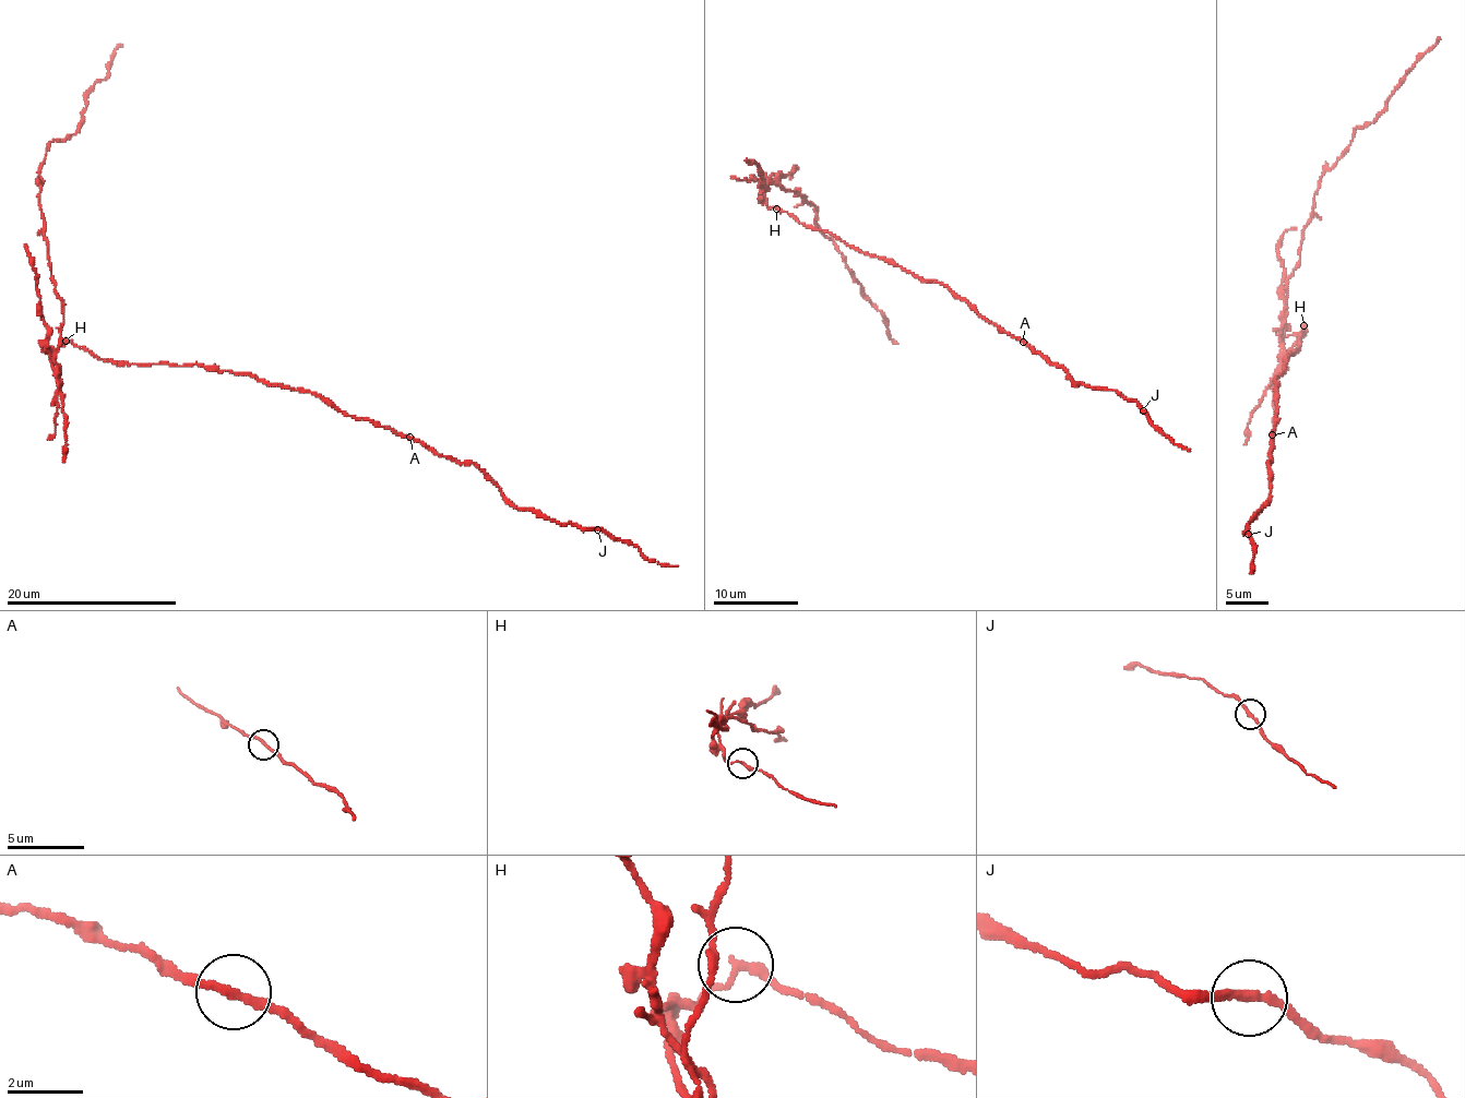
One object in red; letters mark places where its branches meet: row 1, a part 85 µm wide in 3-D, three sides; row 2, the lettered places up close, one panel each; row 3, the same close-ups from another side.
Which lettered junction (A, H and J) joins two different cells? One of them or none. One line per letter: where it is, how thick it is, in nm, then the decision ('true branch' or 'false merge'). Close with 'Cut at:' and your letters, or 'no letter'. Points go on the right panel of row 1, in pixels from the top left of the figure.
A: (1272, 434) | 190 nm | true branch
H: (1303, 325) | 190 nm | false merge
J: (1248, 534) | 200 nm | true branch
Cut at: H

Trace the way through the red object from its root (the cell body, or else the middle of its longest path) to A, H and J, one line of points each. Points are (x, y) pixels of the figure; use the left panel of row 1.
A: (186, 363), (243, 372), (275, 385), (313, 392), (345, 414), (409, 437)
H: (186, 363), (114, 363), (66, 339)
J: (186, 363), (313, 392), (350, 416), (408, 436), (456, 463), (472, 463), (519, 508), (597, 529)

